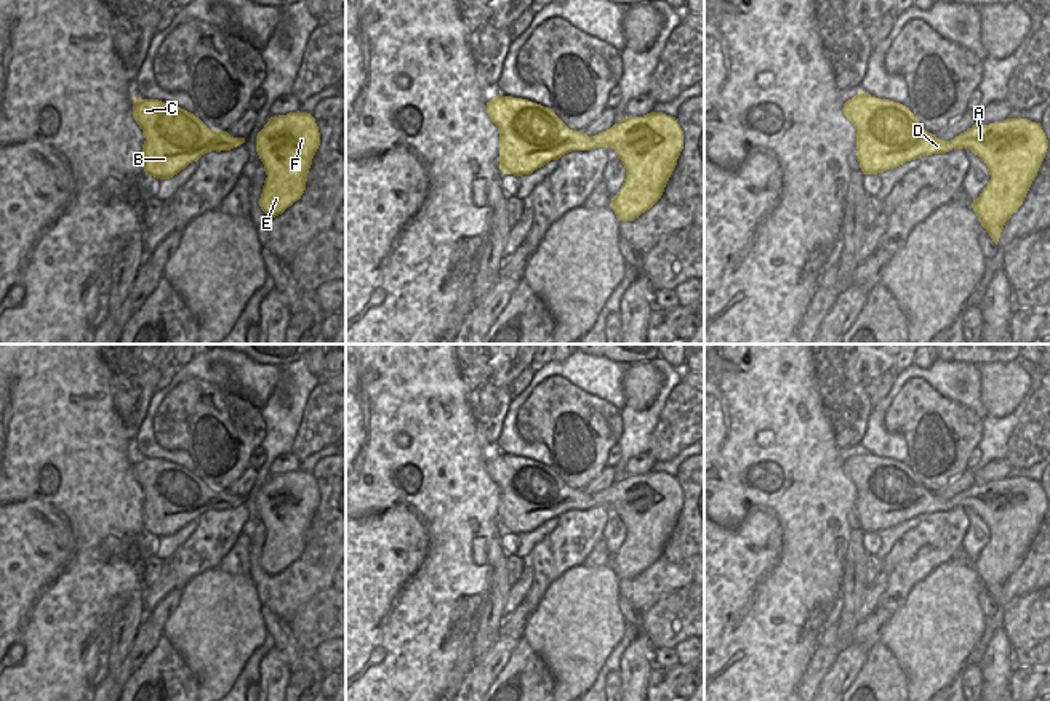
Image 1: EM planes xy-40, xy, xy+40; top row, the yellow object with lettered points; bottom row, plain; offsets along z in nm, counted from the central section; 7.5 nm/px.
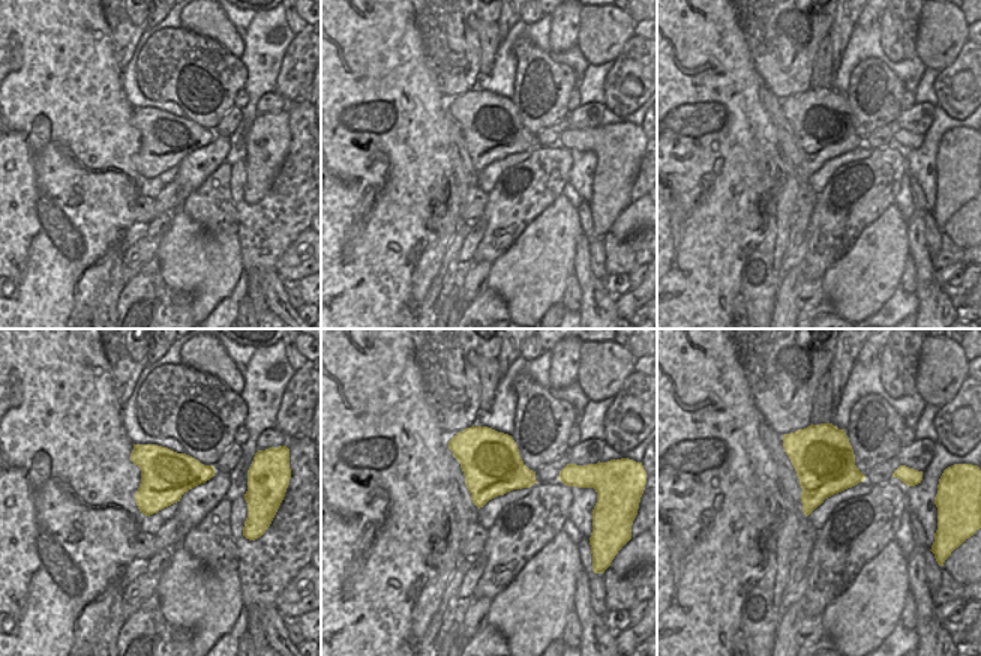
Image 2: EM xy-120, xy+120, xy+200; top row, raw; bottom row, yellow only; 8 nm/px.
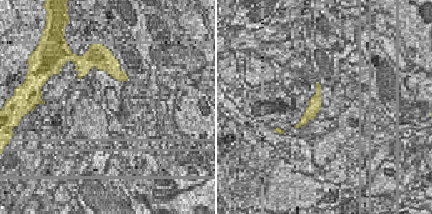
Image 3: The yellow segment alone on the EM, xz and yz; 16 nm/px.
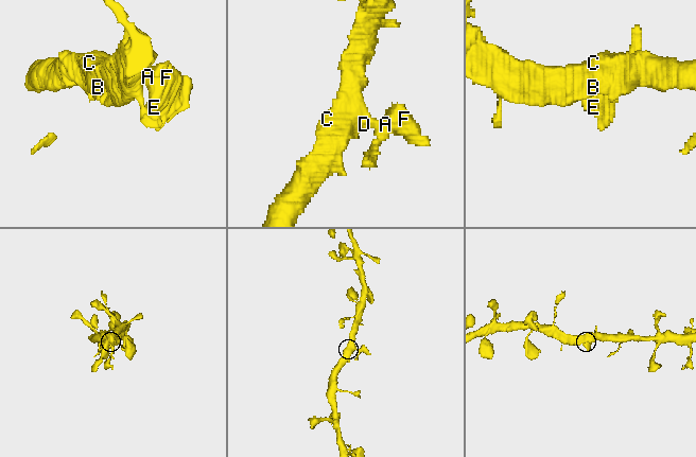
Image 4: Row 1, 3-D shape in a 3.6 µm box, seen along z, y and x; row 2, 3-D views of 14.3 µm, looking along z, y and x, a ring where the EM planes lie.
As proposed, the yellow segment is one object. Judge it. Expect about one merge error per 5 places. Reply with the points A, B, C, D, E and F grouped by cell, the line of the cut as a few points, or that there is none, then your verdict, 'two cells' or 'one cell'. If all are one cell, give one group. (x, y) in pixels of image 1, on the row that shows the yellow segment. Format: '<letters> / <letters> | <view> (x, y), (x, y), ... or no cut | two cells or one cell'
A B C D E F | no cut | one cell

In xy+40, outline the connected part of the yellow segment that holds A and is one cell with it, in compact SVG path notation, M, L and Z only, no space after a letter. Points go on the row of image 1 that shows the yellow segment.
M864 91L858 93L844 104L844 115L856 130L856 155L864 174L877 174L893 170L906 162L932 155L946 154L952 149L970 149L981 162L986 163L991 179L972 203L981 226L997 245L1005 222L1023 205L1024 197L1037 176L1045 158L1048 139L1040 123L1028 118L1007 118L989 125L973 125L951 141L941 141L936 134L922 128L909 107L880 99Z

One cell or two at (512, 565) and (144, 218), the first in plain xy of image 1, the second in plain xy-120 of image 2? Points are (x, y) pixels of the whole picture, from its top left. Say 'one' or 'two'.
one

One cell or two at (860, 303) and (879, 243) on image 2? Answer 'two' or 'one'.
one

